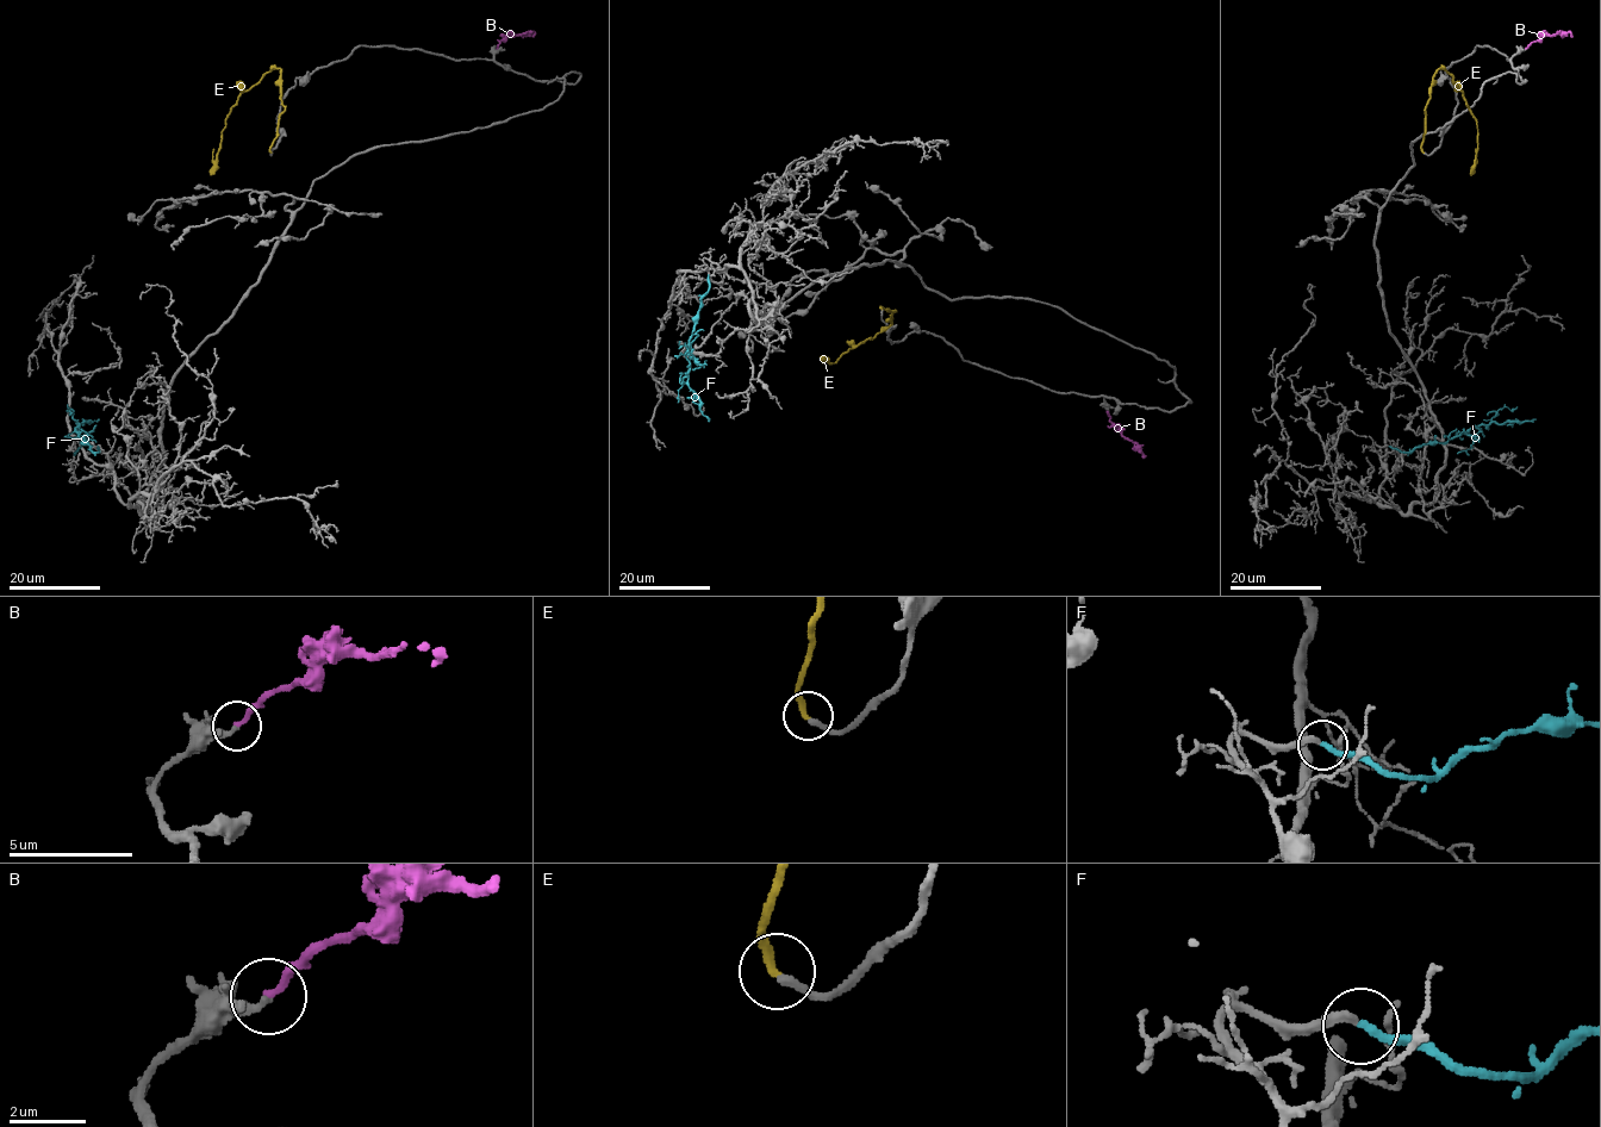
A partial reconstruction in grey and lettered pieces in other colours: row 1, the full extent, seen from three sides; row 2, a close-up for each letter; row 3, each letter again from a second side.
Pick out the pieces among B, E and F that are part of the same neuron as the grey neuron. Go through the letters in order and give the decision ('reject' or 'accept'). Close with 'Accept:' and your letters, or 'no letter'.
B: reject
E: accept
F: accept
Accept: E, F

